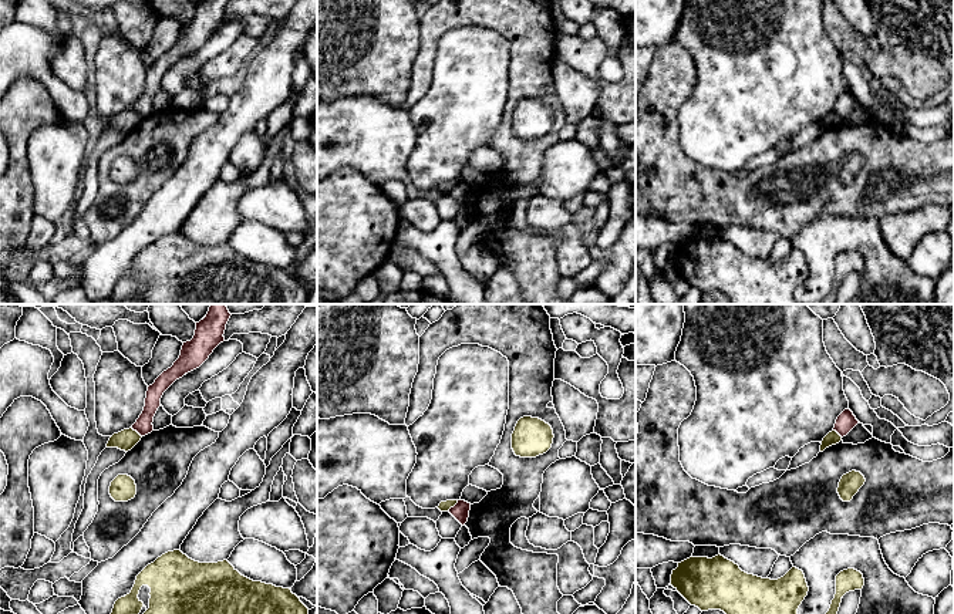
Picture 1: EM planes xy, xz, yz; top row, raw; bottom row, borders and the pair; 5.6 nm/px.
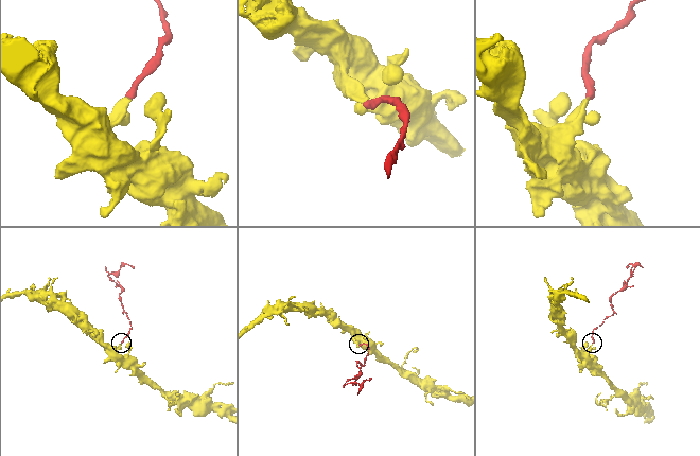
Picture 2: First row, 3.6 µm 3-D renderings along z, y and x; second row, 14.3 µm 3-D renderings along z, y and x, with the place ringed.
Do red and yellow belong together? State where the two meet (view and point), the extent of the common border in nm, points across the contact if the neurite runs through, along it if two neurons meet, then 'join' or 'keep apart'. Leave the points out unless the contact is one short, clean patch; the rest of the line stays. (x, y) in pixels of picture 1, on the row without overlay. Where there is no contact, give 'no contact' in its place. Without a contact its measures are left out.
xz (454, 188) | 90 nm | along xz (458, 182), (447, 192) | keep apart

